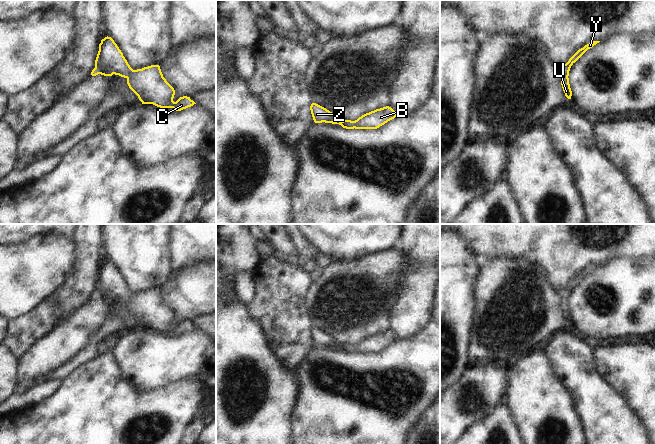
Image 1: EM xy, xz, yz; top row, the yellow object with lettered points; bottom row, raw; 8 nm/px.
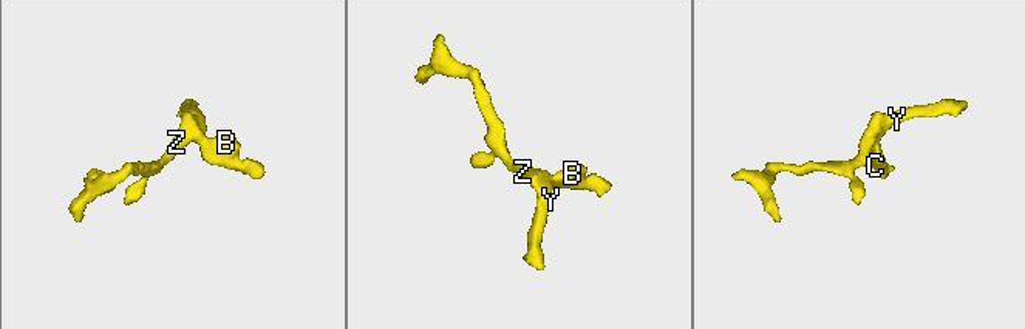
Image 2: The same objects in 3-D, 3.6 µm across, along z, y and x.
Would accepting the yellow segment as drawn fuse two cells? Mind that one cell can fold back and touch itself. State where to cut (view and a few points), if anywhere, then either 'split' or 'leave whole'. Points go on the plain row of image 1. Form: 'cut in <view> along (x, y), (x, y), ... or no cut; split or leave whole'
no cut; leave whole

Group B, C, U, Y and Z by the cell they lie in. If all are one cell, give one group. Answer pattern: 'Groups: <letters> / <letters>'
Groups: B C U Y Z

